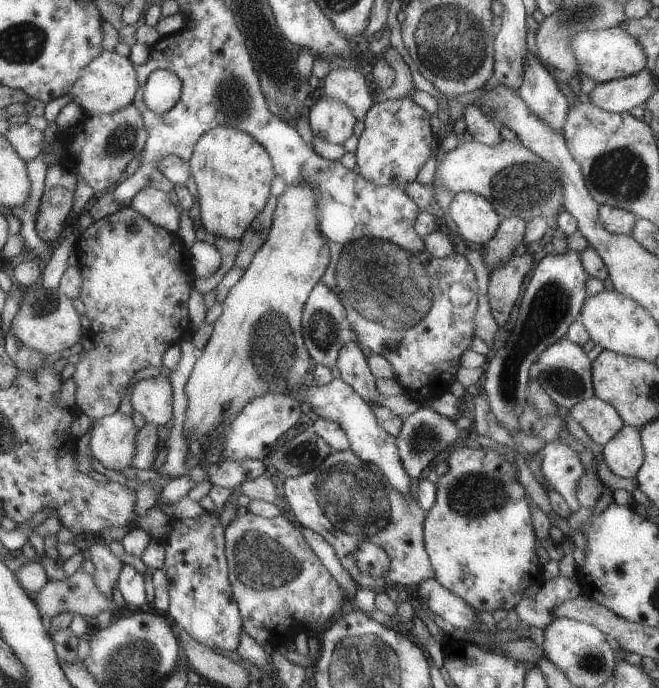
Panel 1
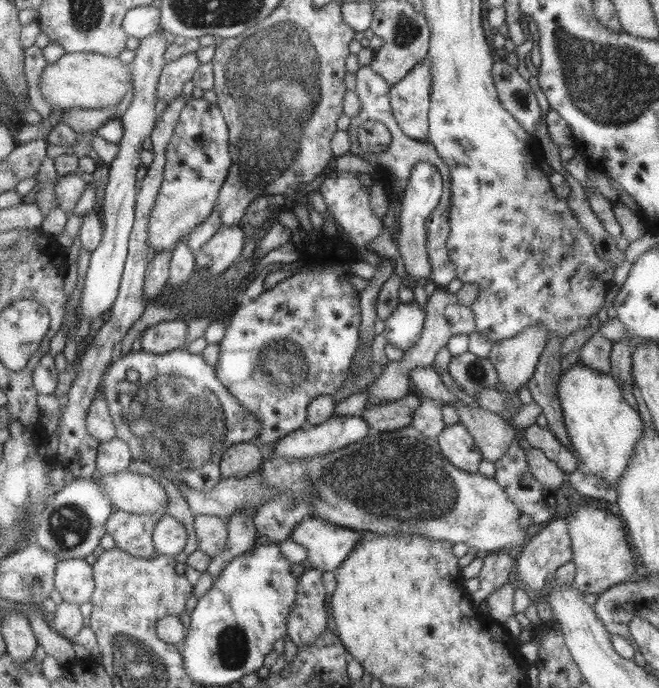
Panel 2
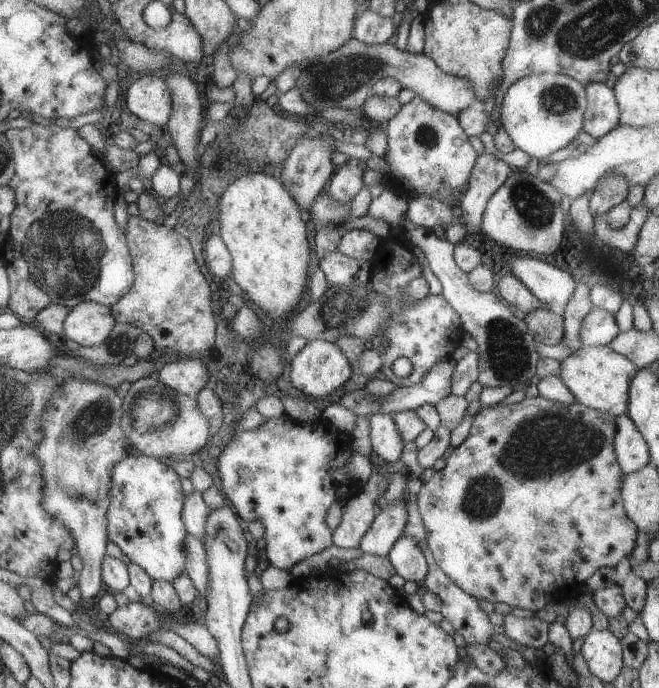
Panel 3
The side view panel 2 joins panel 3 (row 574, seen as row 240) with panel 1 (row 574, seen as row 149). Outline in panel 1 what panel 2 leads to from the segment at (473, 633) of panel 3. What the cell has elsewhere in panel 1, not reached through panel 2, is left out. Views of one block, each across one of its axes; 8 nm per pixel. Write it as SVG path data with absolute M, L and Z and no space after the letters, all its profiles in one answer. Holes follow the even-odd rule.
M351 449L333 451L317 469L287 478L284 492L296 520L330 543L358 588L375 589L376 592L387 587L410 589L413 583L422 582L434 574L423 540L426 512L416 498L411 494L408 498L402 496L385 482L377 467L360 460ZM364 541L380 546L390 558L388 574L378 581L362 574L356 566L354 552Z

